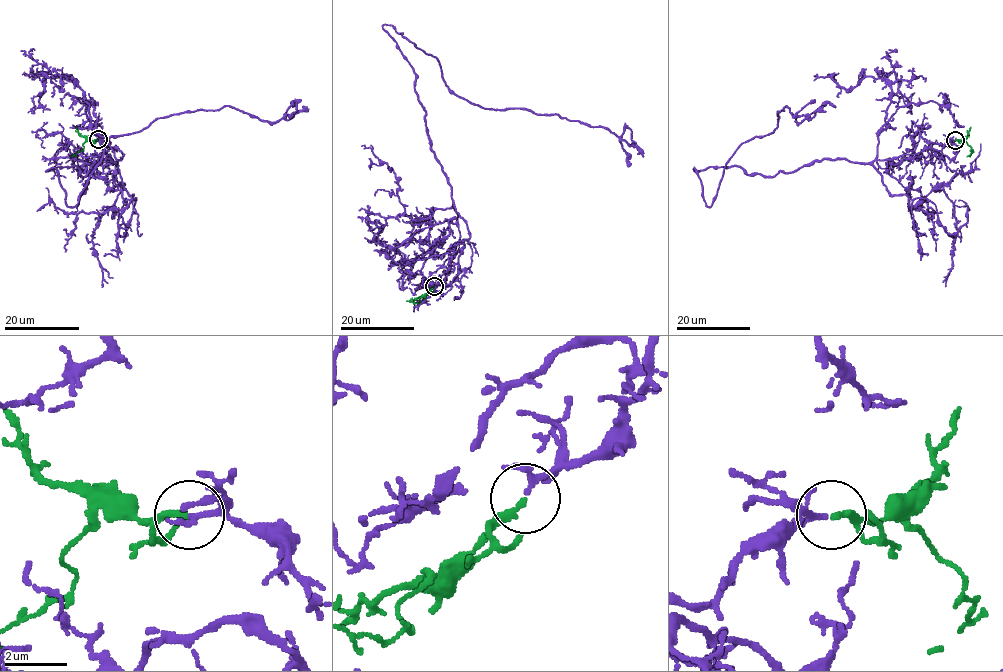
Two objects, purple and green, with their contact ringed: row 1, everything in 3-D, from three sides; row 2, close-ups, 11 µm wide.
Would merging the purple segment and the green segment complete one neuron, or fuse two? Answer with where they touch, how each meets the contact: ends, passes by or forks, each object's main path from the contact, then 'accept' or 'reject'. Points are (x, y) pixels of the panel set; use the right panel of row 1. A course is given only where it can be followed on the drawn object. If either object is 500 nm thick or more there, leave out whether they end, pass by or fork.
place (955, 140); purple passes by; green ends; course purple (954, 140), (773, 176), (694, 168), (707, 206), (743, 143), (769, 134), (785, 107), (801, 121), (815, 100); course green (955, 140), (964, 140), (971, 147), (969, 156); accept

